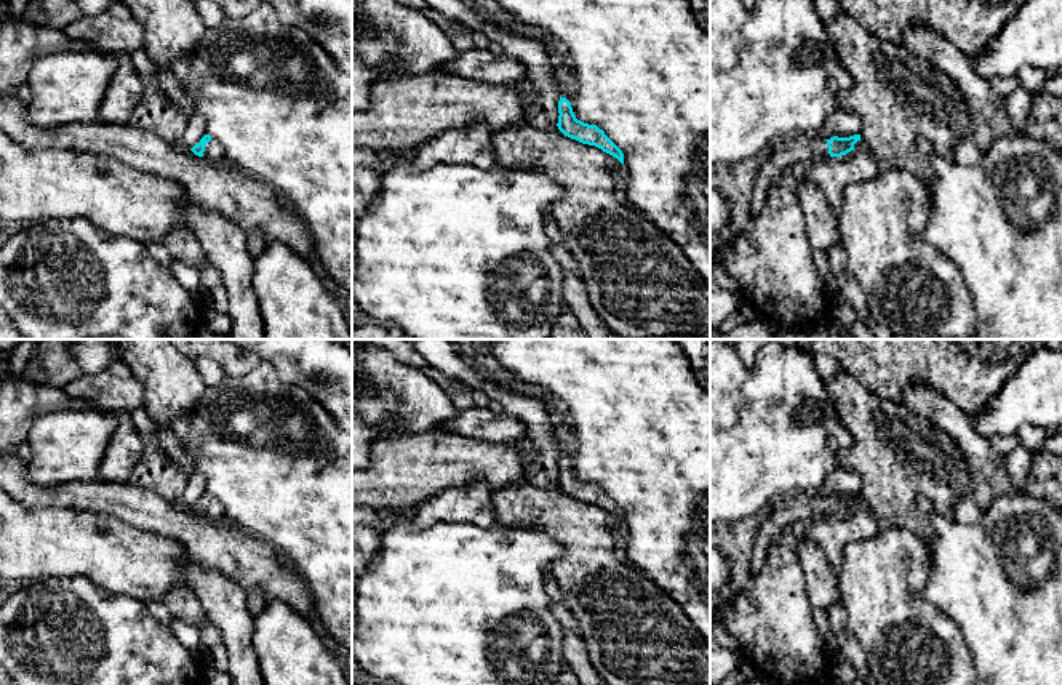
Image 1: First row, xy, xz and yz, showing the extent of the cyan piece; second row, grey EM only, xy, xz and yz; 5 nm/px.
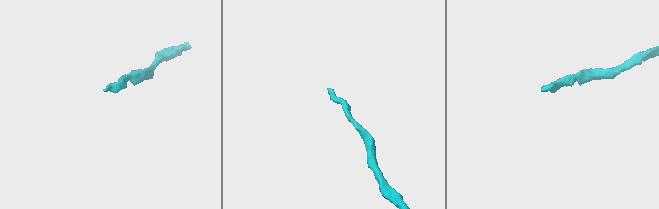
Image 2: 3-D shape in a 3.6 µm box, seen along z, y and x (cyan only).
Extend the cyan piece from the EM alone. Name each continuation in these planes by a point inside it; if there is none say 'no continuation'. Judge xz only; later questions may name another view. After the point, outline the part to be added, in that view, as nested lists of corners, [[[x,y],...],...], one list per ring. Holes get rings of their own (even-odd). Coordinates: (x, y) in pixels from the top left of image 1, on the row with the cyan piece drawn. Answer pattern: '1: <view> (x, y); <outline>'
1: xz (565, 82); [[[547,43],[547,54],[549,54],[549,62],[552,67],[553,80],[557,83],[557,88],[561,94],[561,98],[566,98],[573,104],[573,96],[574,96],[574,77],[568,70],[561,51],[555,43]]]

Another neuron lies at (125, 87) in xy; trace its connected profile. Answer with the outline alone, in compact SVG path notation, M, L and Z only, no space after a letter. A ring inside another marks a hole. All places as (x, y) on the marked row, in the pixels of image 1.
M114 51L112 54L117 58L117 70L104 93L98 120L102 123L123 125L139 102L146 82L134 70L128 53Z

